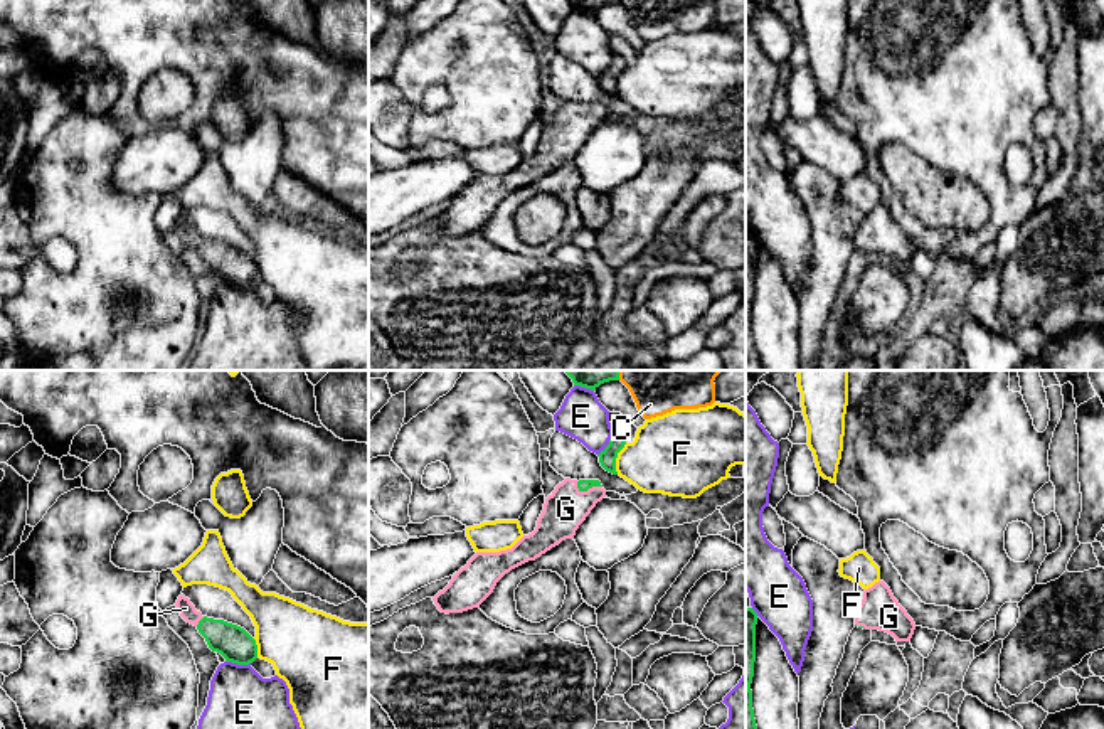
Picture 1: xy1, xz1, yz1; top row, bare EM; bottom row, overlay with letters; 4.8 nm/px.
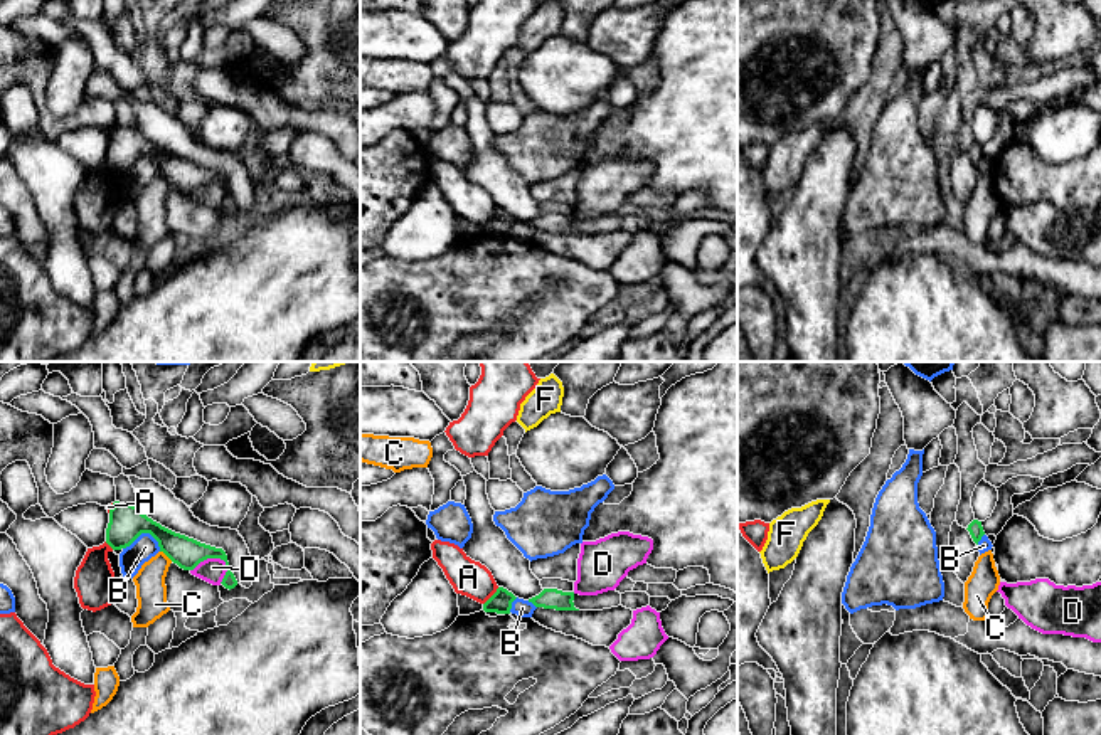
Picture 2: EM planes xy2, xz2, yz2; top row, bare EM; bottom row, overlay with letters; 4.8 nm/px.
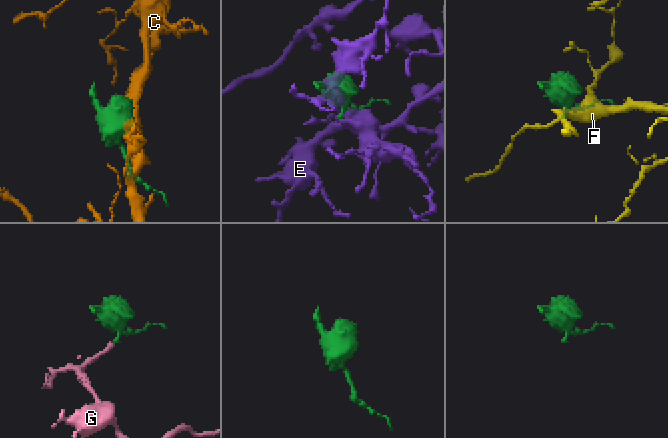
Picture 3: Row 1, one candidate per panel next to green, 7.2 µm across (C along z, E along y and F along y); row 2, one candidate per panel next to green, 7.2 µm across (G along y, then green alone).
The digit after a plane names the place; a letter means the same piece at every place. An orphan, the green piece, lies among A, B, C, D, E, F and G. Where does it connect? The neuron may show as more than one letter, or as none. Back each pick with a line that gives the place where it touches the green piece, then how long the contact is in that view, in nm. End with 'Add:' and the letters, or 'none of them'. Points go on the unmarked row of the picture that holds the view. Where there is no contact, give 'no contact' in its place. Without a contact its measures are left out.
G: meets green in xz1 at (588, 111); contact 130 nm long
Add: G

